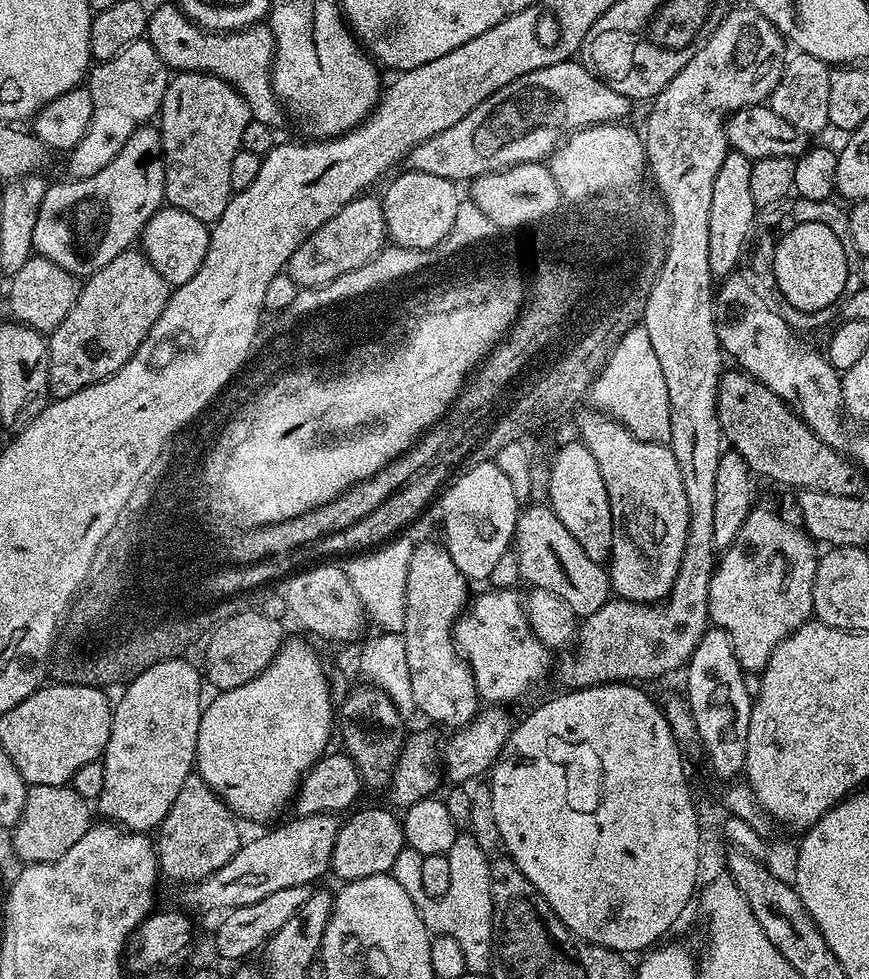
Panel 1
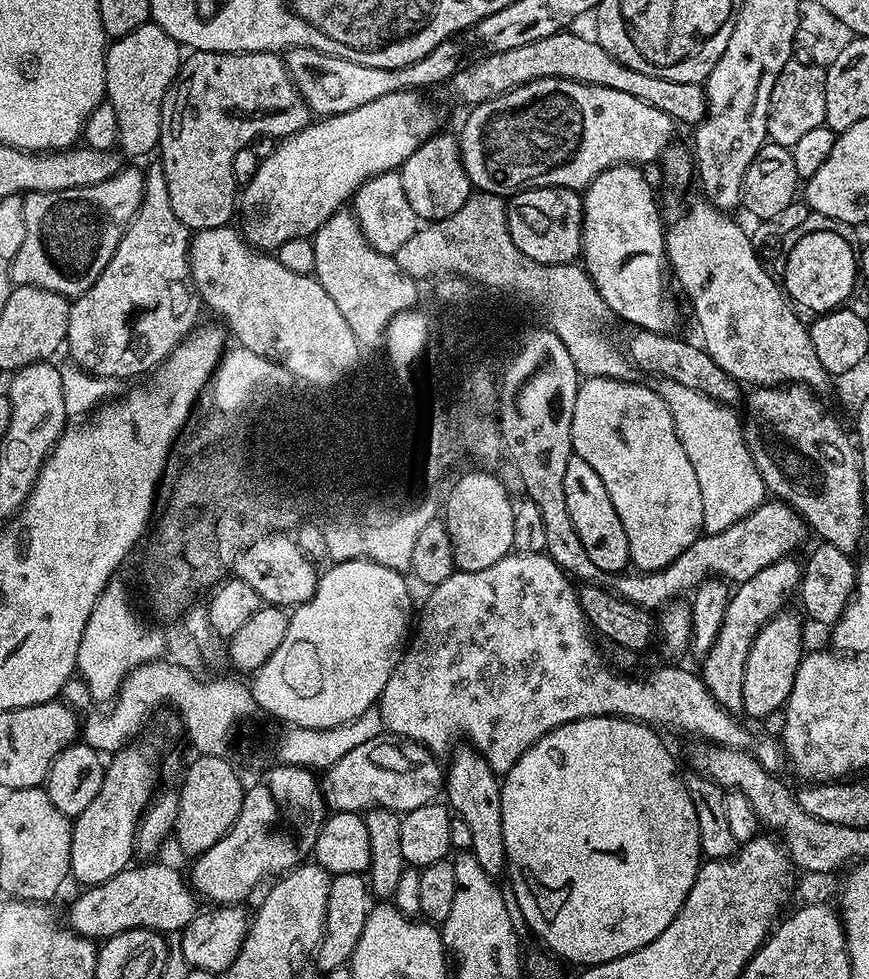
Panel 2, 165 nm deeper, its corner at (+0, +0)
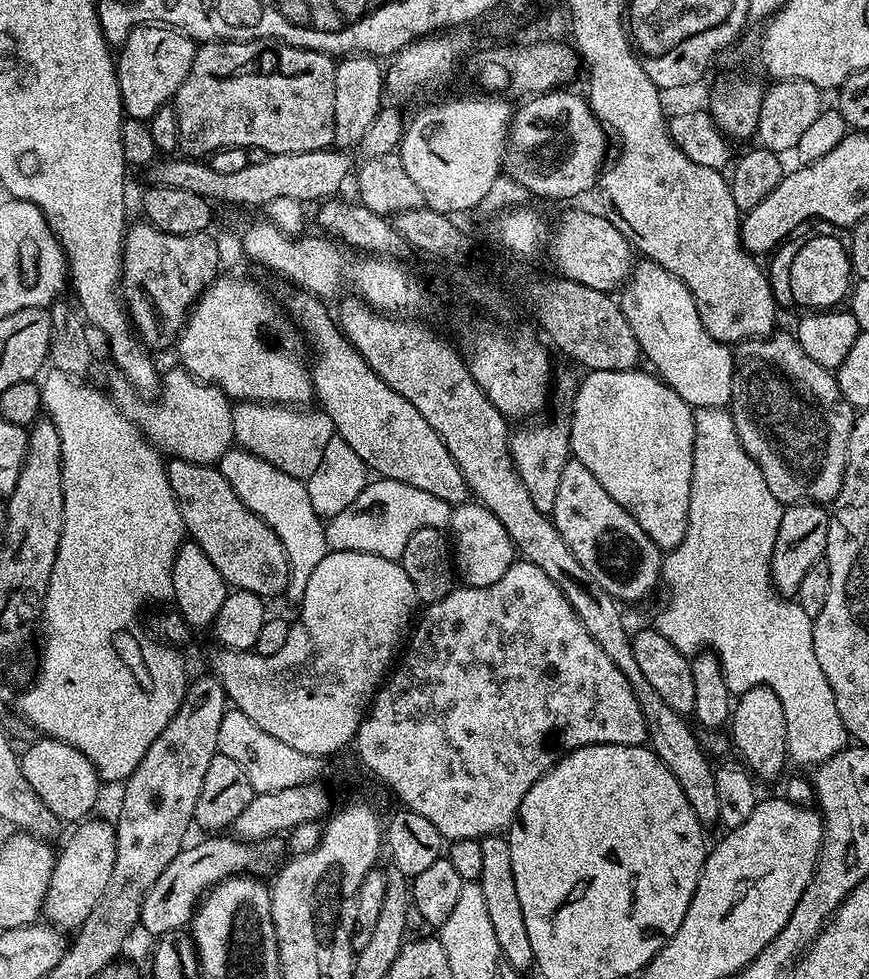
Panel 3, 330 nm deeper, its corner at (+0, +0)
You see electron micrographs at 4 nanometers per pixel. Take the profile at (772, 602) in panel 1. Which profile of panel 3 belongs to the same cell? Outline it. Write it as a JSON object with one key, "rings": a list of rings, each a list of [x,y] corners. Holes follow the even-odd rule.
{"rings":[[[751,688],[739,693],[730,717],[732,728],[732,744],[740,754],[743,767],[753,777],[761,776],[764,780],[772,780],[784,768],[784,760],[789,759],[788,735],[786,734],[786,714],[782,710],[782,702],[778,702],[778,694],[769,688]]]}

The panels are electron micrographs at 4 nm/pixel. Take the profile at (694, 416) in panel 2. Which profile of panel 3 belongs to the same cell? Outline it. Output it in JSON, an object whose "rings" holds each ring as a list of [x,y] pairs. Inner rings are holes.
{"rings":[[[723,408],[695,409],[694,466],[686,534],[677,548],[662,560],[662,584],[668,587],[668,601],[656,612],[654,627],[683,656],[692,658],[701,651],[700,644],[709,644],[720,659],[726,686],[739,694],[751,688],[769,688],[778,694],[786,714],[788,755],[800,764],[815,766],[838,754],[849,743],[848,731],[838,714],[834,690],[814,658],[813,617],[802,610],[795,599],[782,596],[772,583],[772,551],[778,538],[785,505],[766,486],[762,470],[746,454],[734,430],[731,411]]]}

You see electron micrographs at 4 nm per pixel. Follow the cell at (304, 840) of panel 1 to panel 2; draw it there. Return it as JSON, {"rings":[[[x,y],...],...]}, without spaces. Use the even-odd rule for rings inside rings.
{"rings":[[[138,864],[124,868],[106,882],[85,887],[81,891],[84,893],[73,902],[72,909],[68,912],[67,927],[77,932],[79,936],[87,936],[93,942],[103,942],[114,934],[122,934],[135,928],[149,928],[161,934],[183,932],[184,927],[196,917],[198,911],[197,893],[190,887],[185,873],[183,871],[180,873],[178,869],[171,868],[168,864]]]}

